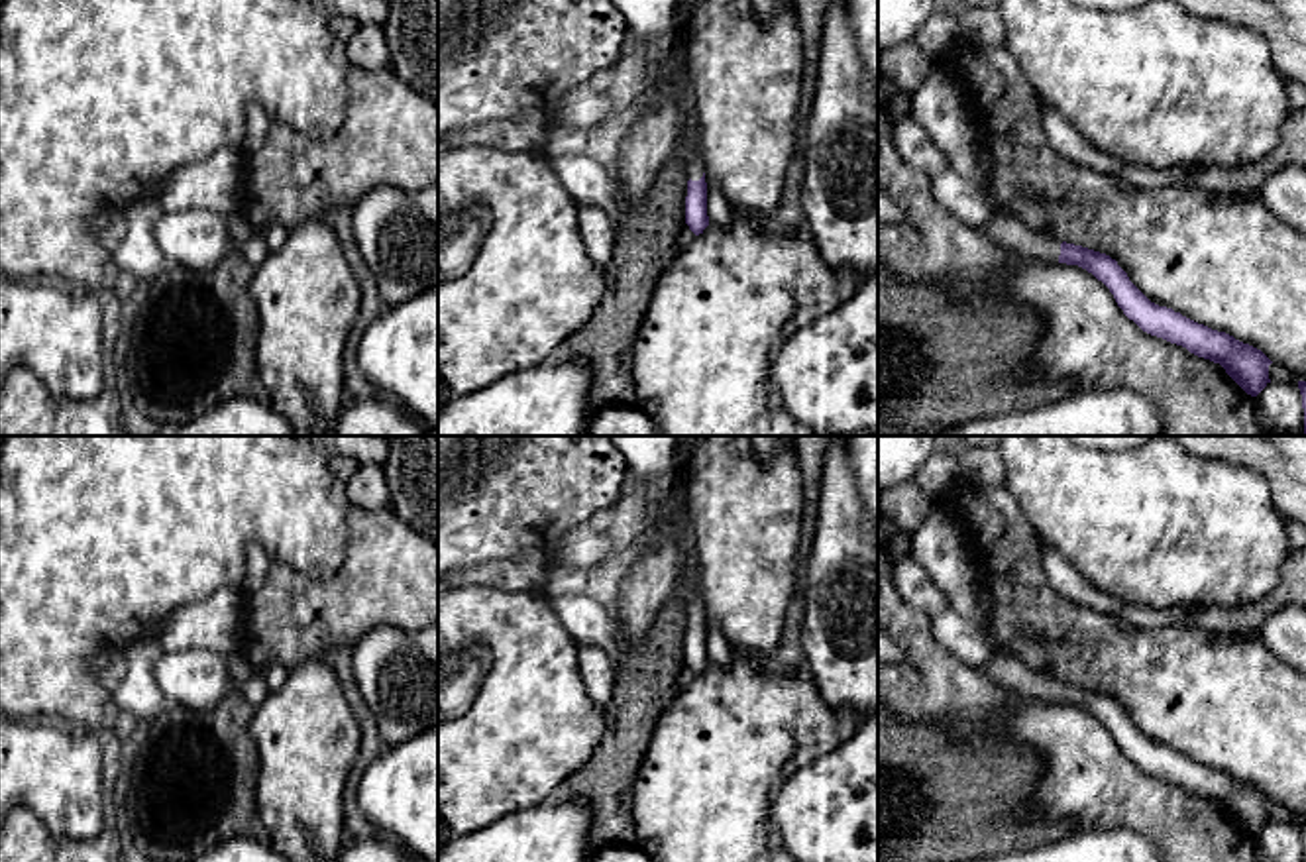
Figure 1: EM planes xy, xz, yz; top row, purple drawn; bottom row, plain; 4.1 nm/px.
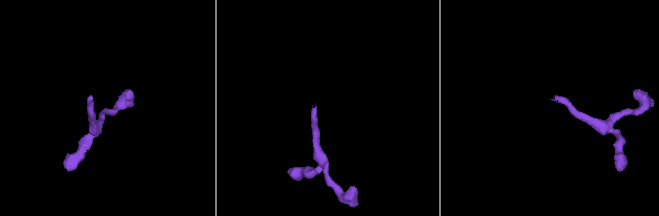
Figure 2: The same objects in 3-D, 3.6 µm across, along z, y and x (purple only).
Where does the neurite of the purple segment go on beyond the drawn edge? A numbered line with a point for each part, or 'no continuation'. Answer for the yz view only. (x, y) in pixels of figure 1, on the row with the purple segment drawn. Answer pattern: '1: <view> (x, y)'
1: yz (1004, 228)

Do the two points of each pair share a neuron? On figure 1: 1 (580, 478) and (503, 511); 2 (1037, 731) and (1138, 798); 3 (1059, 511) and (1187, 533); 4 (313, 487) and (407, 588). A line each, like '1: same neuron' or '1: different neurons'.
1: same neuron
2: same neuron
3: same neuron
4: different neurons

